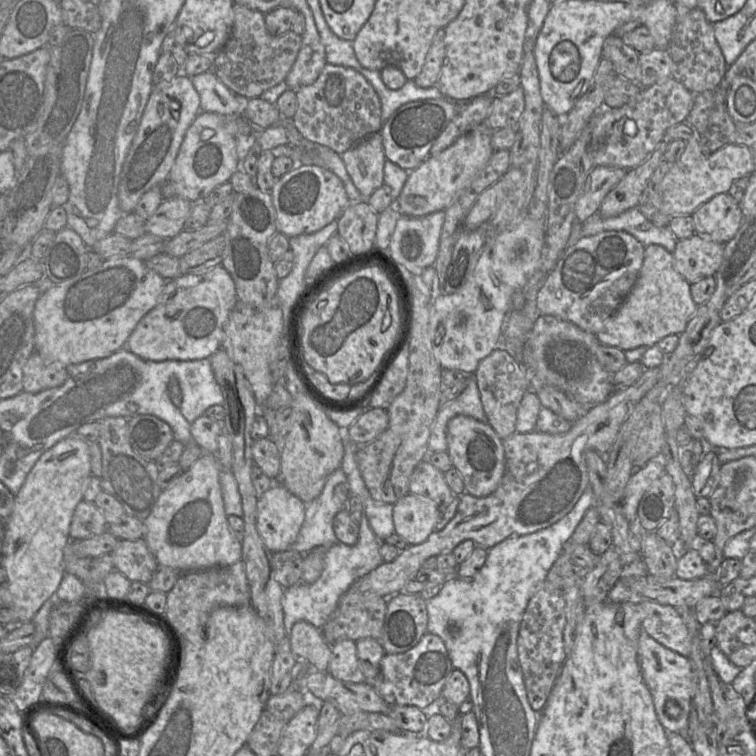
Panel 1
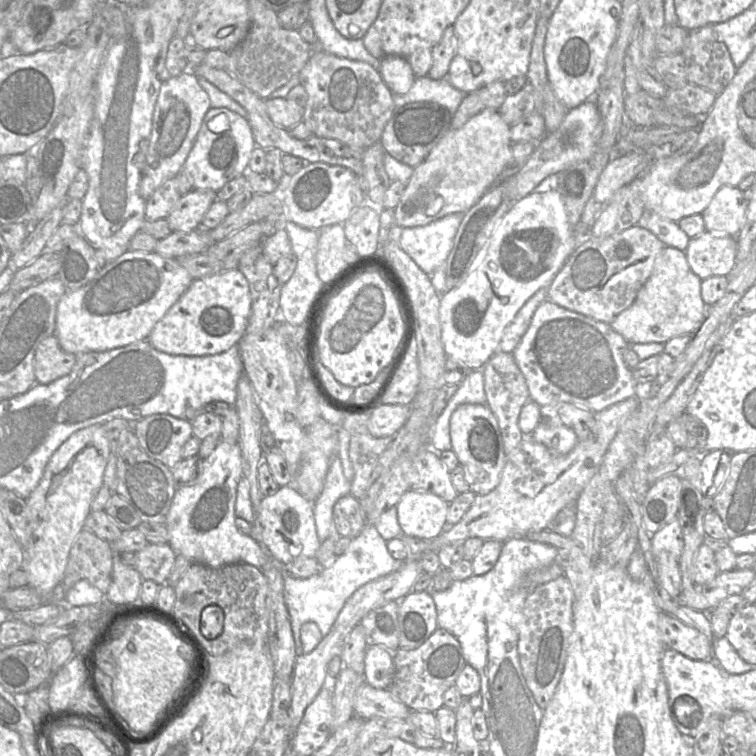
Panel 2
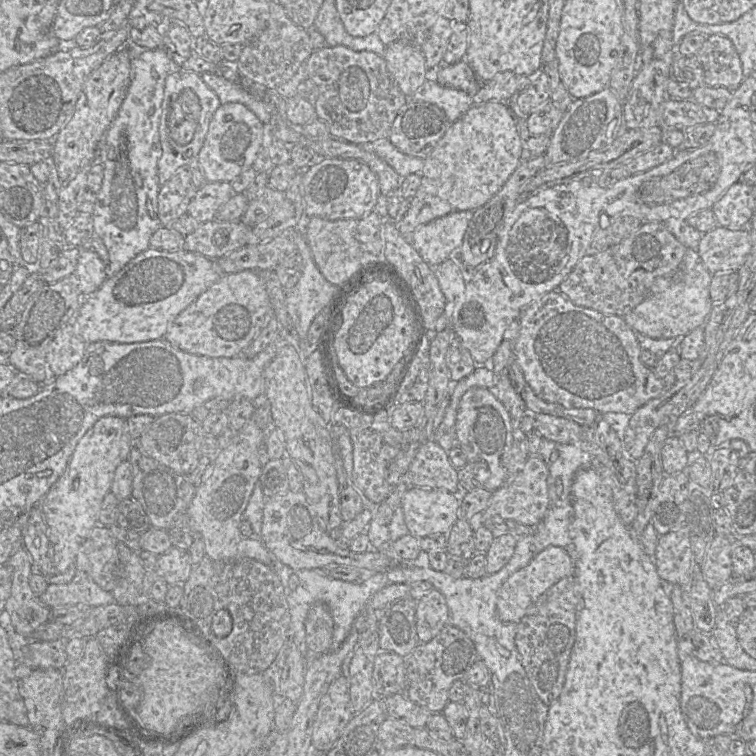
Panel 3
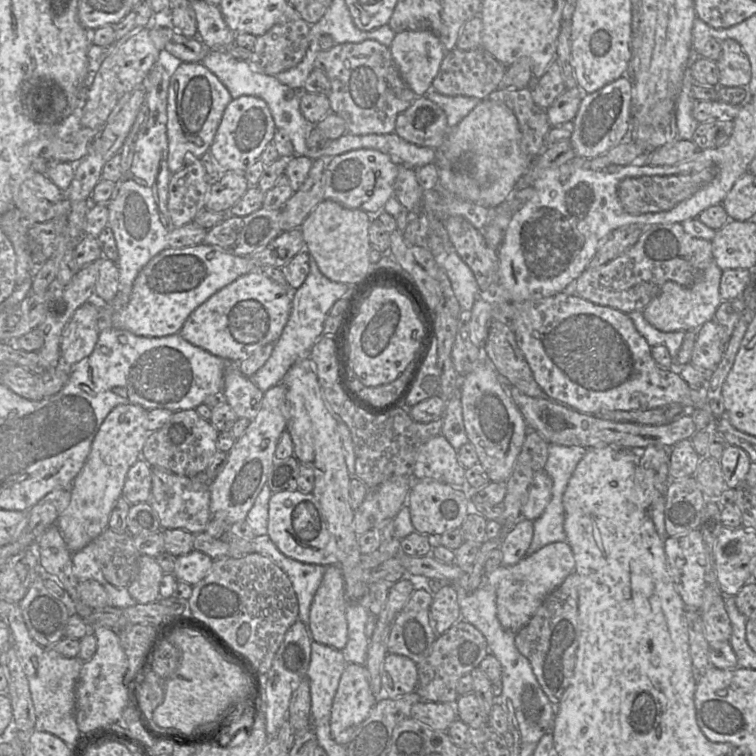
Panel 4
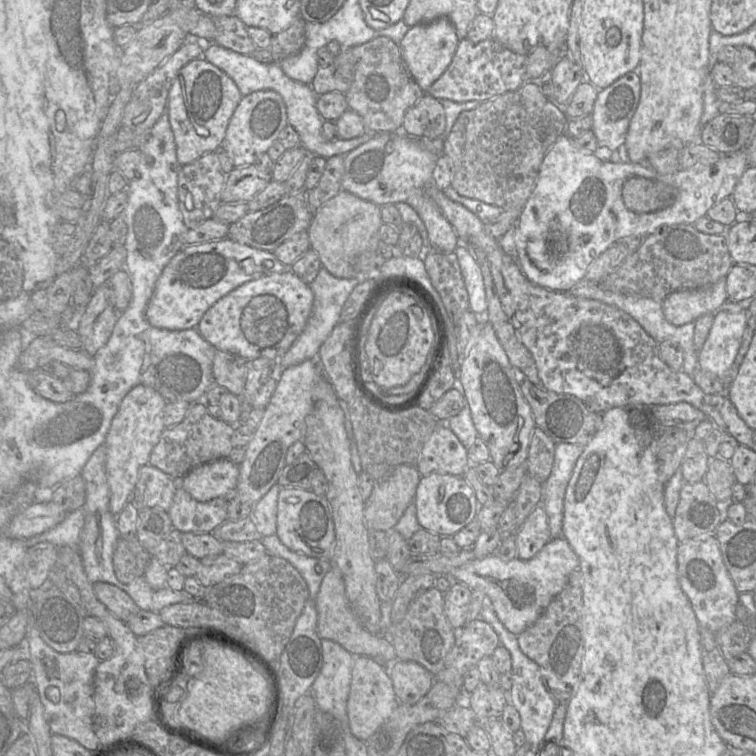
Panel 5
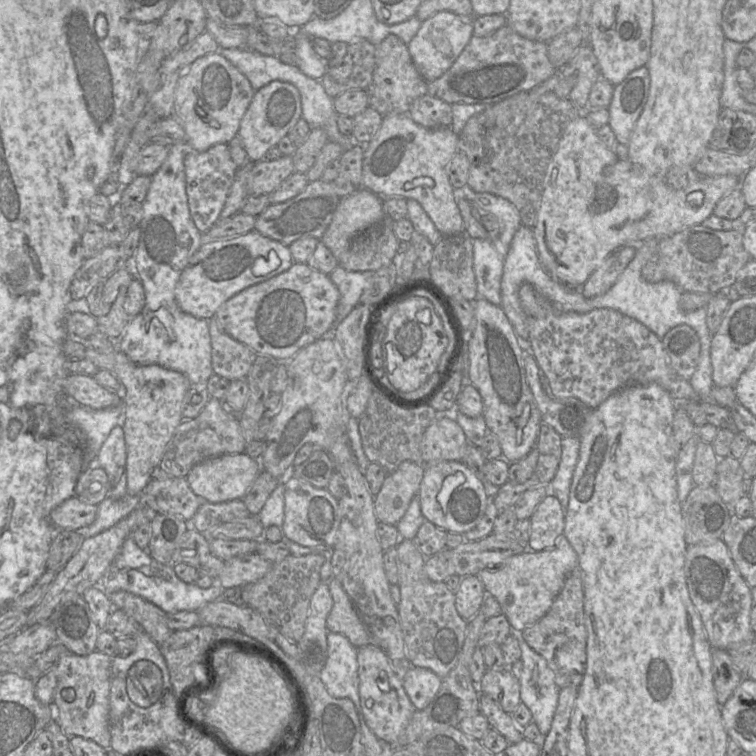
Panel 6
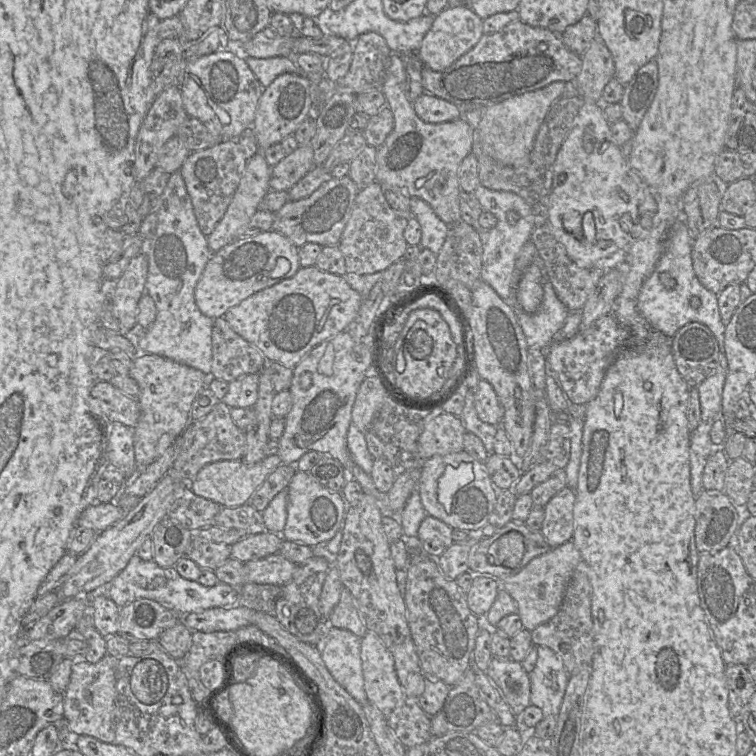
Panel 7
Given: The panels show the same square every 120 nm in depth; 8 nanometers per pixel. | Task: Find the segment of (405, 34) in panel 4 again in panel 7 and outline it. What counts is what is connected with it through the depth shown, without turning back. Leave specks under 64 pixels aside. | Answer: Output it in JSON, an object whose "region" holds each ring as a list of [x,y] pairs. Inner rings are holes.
{"region":[[[466,5],[447,7],[435,16],[417,51],[417,56],[424,66],[434,71],[443,71],[472,49],[483,35],[483,19],[471,7]]]}

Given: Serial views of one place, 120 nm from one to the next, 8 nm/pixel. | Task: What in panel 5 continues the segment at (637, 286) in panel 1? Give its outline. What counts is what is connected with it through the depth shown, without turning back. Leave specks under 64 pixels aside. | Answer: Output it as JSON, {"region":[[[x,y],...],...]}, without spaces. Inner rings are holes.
{"region":[[[726,279],[696,290],[681,290],[669,294],[662,301],[665,319],[675,326],[696,321],[702,315],[714,314],[728,300]]]}

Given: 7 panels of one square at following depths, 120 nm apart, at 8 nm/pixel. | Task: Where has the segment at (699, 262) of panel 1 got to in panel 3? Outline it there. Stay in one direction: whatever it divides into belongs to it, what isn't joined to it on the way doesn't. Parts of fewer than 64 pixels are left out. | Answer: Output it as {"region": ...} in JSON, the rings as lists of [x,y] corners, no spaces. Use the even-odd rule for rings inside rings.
{"region":[[[717,226],[702,234],[696,251],[707,270],[714,275],[737,272],[745,263],[751,247],[747,228],[732,230]]]}

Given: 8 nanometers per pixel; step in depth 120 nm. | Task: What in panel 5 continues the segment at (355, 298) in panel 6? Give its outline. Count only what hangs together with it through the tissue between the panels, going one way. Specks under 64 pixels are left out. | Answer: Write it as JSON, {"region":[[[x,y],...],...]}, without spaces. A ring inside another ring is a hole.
{"region":[[[321,267],[317,277],[309,284],[314,294],[312,311],[307,324],[297,340],[282,356],[278,358],[278,373],[285,368],[299,364],[305,360],[316,359],[321,345],[326,341],[334,327],[340,322],[340,314],[344,303],[353,289],[359,284],[359,279],[337,278],[325,267]]]}

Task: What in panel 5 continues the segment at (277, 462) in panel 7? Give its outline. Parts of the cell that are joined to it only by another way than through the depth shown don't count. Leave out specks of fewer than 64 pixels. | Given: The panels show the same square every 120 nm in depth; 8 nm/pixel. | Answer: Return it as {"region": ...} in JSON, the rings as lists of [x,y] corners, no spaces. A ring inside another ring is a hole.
{"region":[[[219,458],[192,469],[178,481],[195,500],[207,502],[231,497],[235,493],[238,476],[237,464],[228,458]]]}

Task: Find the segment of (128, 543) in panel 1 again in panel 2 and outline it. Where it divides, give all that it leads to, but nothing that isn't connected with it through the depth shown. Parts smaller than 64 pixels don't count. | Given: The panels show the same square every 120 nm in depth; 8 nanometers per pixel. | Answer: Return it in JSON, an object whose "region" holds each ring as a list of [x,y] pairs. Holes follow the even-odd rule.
{"region":[[[148,543],[136,552],[133,567],[140,573],[143,580],[153,580],[159,585],[164,585],[167,583],[176,556],[177,553],[169,544]]]}

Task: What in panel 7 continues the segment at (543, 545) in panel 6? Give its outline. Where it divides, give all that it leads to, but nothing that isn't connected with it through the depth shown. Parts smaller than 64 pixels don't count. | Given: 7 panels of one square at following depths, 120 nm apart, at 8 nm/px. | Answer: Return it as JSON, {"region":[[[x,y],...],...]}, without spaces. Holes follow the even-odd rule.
{"region":[[[565,487],[544,506],[545,517],[541,533],[551,549],[572,541],[575,492]]]}

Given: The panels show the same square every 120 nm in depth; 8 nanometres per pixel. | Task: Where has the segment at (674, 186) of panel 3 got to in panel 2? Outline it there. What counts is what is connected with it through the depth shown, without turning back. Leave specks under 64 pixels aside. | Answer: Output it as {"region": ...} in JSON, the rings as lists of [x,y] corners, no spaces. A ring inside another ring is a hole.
{"region":[[[712,140],[698,157],[680,169],[675,184],[682,189],[692,189],[708,183],[721,162],[722,152],[723,140]]]}

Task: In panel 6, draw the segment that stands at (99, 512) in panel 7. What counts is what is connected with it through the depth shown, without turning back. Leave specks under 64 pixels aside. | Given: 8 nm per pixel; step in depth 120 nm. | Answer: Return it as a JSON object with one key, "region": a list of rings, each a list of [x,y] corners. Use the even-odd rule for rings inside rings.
{"region":[[[76,497],[69,498],[50,513],[50,521],[57,530],[76,531],[91,525],[96,519],[97,506]]]}

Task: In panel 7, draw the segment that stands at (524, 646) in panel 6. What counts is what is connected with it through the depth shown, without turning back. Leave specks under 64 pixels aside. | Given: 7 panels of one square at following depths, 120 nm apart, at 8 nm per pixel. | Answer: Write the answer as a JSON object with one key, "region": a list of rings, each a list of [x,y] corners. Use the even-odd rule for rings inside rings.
{"region":[[[537,646],[538,658],[534,669],[529,673],[530,702],[539,707],[544,716],[557,716],[570,678],[561,658],[547,646]]]}

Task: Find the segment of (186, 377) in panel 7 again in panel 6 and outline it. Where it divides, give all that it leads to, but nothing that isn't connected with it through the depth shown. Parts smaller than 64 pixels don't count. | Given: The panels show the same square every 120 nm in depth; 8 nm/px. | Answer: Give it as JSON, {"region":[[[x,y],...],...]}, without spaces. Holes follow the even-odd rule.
{"region":[[[66,339],[63,344],[63,352],[68,360],[90,360],[99,370],[107,370],[119,380],[123,404],[123,418],[121,426],[124,432],[126,444],[126,476],[127,494],[140,495],[152,478],[152,471],[160,464],[162,456],[169,444],[176,428],[183,421],[183,400],[190,387],[190,382],[185,375],[161,367],[159,365],[138,365],[133,363],[124,353],[115,351],[112,353],[98,353],[94,349],[87,349],[78,342]]]}

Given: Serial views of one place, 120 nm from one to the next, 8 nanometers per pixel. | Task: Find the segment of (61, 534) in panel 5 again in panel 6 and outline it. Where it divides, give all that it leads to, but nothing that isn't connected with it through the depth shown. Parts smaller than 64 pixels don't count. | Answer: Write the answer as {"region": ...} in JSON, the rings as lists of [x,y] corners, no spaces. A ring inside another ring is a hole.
{"region":[[[128,495],[120,499],[107,497],[97,505],[97,514],[94,522],[86,527],[76,530],[84,539],[96,536],[127,517],[142,503],[140,495]]]}

